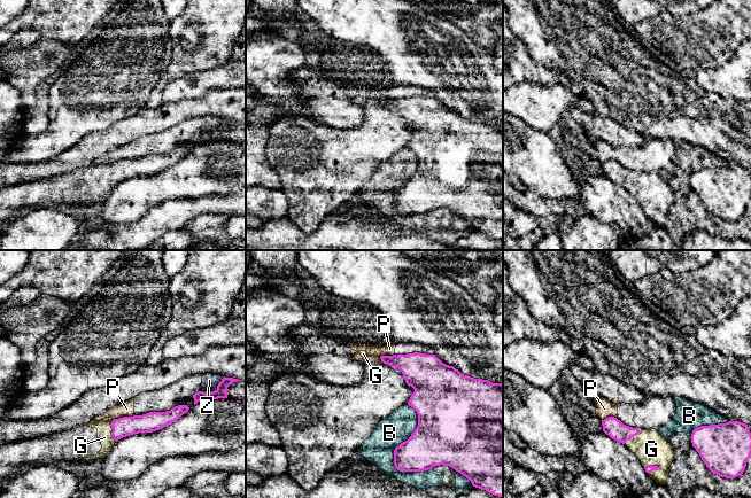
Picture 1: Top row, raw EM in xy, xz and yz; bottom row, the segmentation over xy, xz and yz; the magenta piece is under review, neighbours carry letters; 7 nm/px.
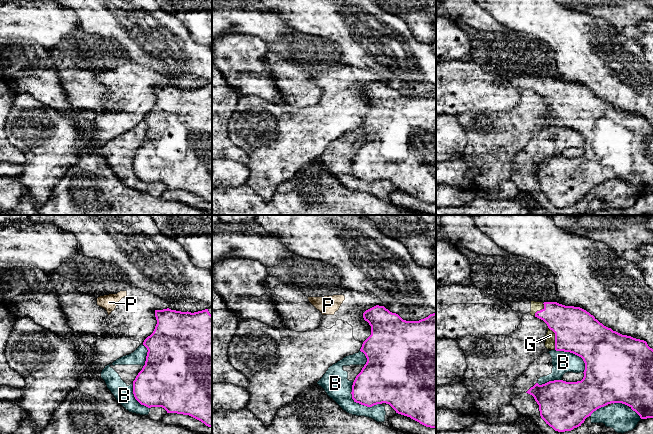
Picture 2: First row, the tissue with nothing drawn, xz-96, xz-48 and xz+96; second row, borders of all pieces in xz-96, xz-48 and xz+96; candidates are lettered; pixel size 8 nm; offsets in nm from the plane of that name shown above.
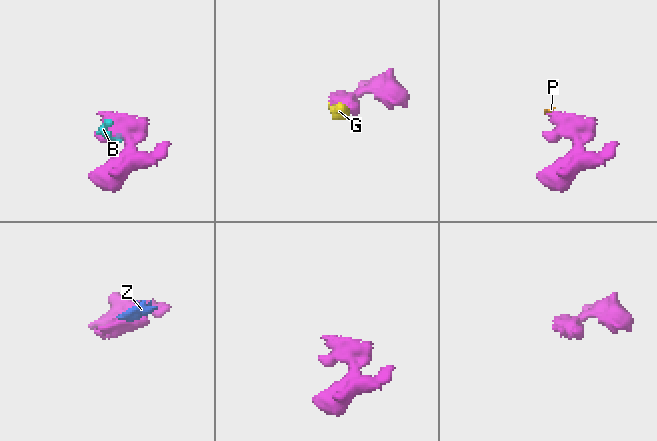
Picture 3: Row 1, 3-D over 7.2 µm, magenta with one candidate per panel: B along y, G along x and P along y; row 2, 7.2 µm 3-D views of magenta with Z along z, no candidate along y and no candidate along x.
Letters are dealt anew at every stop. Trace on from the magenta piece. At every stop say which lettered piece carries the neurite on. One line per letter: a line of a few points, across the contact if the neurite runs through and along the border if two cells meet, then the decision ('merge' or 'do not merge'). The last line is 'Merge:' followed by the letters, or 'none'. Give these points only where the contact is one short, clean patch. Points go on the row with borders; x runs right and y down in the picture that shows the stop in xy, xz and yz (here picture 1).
B: do not merge
G: merge
P: xy (133, 414), (114, 419) | do not merge
Z: xy (224, 376), (216, 386) | do not merge
Merge: G

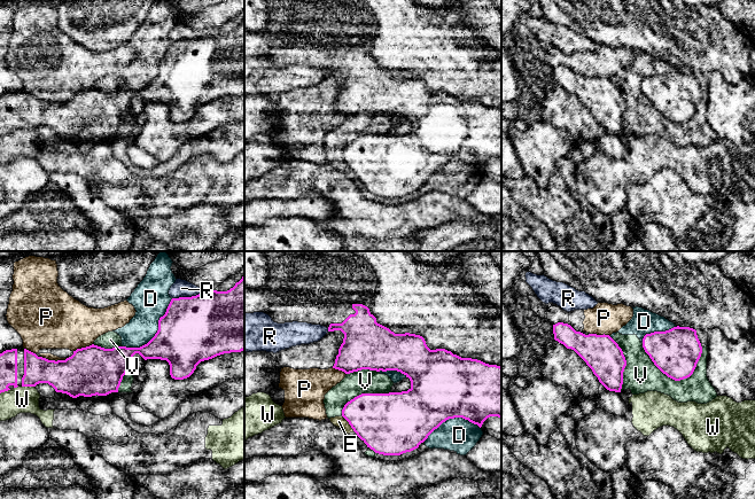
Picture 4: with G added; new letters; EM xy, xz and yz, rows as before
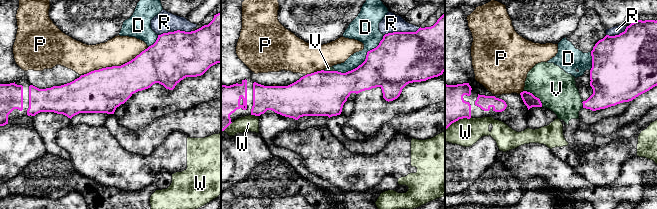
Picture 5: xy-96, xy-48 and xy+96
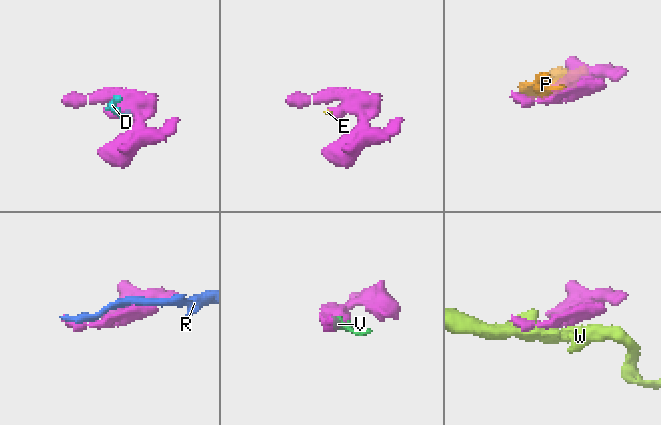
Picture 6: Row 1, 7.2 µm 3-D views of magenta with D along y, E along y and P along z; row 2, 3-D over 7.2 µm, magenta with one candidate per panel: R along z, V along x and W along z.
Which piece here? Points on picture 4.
D: do not merge
E: xz (342, 415), (355, 431) | do not merge
P: do not merge
R: do not merge
V: do not merge
W: do not merge
Merge: none

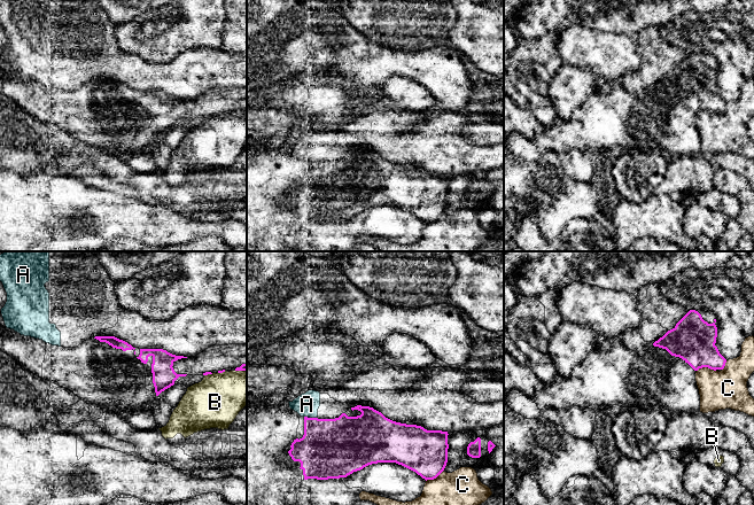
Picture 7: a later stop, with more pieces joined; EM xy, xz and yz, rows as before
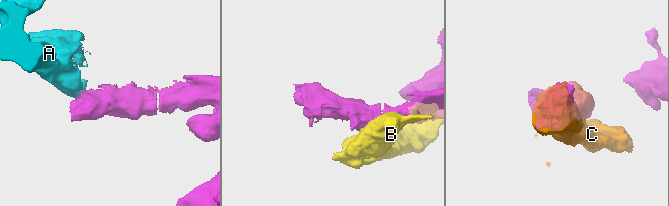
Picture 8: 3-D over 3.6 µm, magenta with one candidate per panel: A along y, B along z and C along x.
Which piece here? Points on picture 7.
A: do not merge
B: do not merge
C: do not merge
Merge: none

